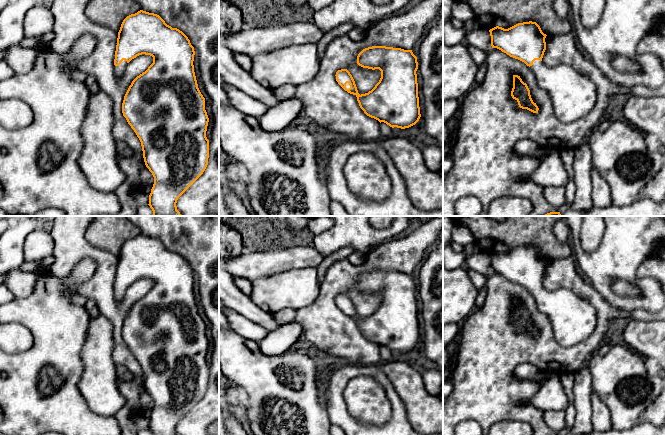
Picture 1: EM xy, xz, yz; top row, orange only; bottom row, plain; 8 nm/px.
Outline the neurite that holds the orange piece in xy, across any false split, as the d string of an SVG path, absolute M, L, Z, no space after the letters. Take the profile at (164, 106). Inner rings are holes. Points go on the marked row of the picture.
M140 10L127 16L118 32L114 59L116 76L120 78L127 64L142 54L152 56L153 63L132 81L124 96L122 113L139 138L145 165L154 177L148 204L153 216L181 216L177 200L203 174L209 158L209 140L206 137L209 118L194 72L195 51L182 31L167 25L157 14Z

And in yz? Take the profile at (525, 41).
M536 22L518 23L508 29L496 26L489 32L492 48L530 67L538 86L548 92L555 115L560 121L573 122L593 108L596 87L591 80L568 65L547 67L543 64L547 35Z

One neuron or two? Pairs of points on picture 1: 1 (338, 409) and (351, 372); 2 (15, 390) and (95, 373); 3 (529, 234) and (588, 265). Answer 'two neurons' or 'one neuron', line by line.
1: one neuron
2: two neurons
3: two neurons

